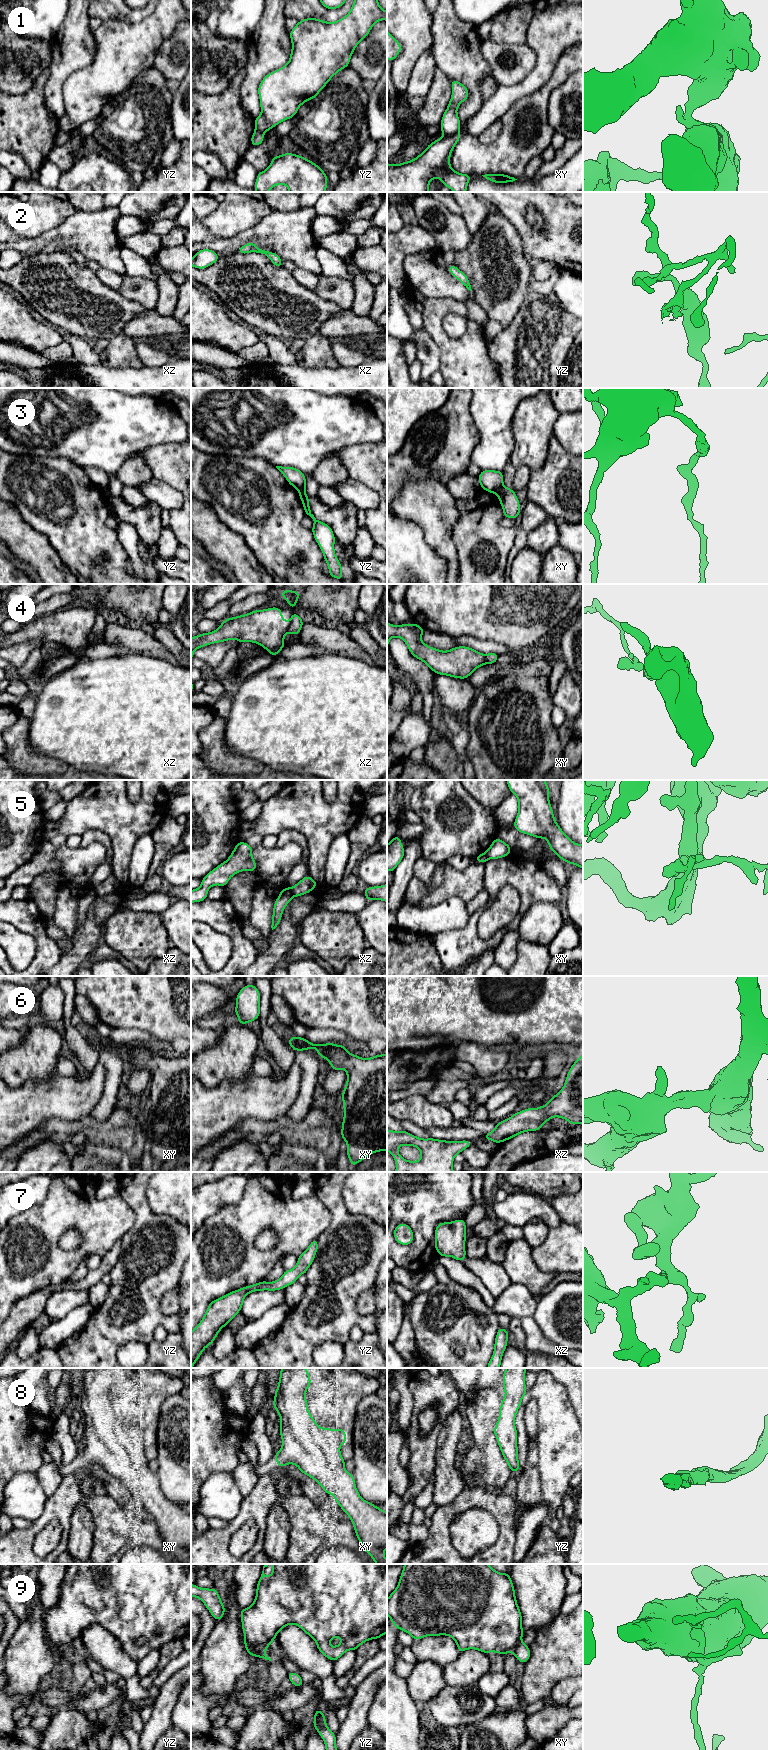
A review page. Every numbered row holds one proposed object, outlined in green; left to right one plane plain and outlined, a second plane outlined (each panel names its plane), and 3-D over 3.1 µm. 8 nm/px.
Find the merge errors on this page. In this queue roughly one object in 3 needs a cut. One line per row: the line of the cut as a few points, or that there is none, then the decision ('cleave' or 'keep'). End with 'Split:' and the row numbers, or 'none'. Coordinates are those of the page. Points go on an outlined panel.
1: cut xy (458, 131), (444, 136); cleave
2: cut none; keep
3: cut xy (503, 486), (496, 493); cleave
4: cut xz (290, 621), (287, 631); cleave
5: cut xz (289, 888), (293, 896); cleave
6: cut none; keep
7: cut none; keep
8: cut none; keep
9: cut yz (245, 1641), (264, 1650); cleave
Split: 1, 3, 4, 5, 9

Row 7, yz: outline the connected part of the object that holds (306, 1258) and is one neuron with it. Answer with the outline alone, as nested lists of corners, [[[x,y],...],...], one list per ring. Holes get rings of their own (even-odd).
[[[312,1240],[309,1247],[298,1257],[296,1266],[292,1270],[285,1270],[284,1274],[273,1282],[261,1281],[213,1300],[204,1314],[201,1322],[191,1331],[191,1368],[199,1359],[208,1345],[212,1345],[220,1330],[241,1312],[244,1298],[254,1291],[275,1291],[283,1289],[298,1280],[301,1274],[306,1274],[317,1253],[318,1241]]]

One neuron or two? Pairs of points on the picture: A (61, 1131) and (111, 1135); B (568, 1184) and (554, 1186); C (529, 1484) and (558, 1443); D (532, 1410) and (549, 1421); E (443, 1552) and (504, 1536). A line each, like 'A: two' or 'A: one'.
A: one
B: one
C: two
D: two
E: one

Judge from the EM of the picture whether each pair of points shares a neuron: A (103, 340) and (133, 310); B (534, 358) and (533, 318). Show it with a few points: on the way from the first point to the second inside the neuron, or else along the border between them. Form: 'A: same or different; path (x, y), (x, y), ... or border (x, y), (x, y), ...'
A: different; border (116, 334), (99, 334), (94, 339)
B: same; path (534, 348), (534, 328)

